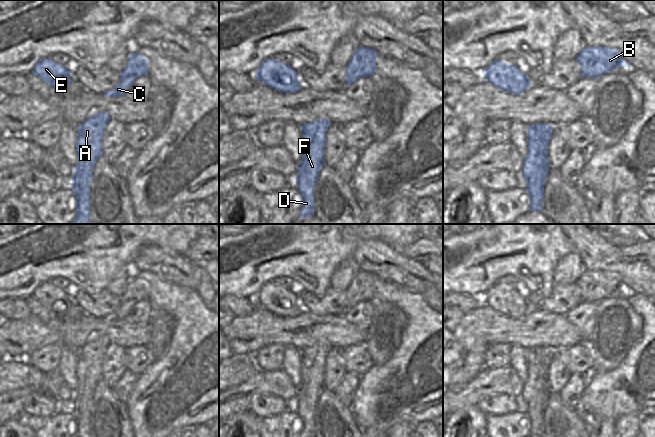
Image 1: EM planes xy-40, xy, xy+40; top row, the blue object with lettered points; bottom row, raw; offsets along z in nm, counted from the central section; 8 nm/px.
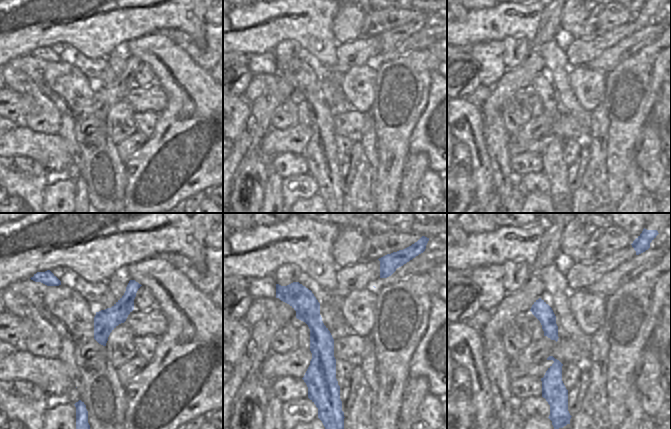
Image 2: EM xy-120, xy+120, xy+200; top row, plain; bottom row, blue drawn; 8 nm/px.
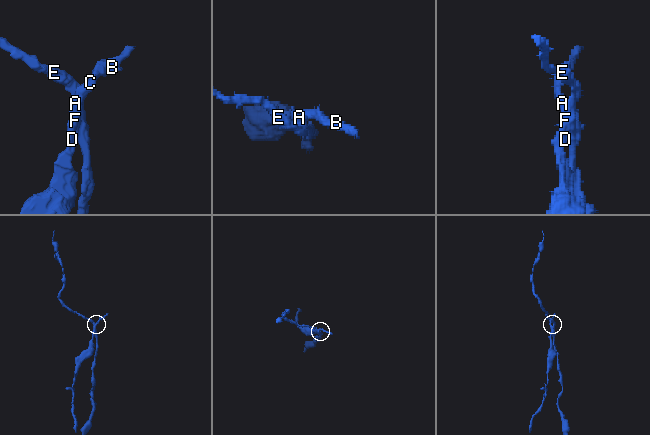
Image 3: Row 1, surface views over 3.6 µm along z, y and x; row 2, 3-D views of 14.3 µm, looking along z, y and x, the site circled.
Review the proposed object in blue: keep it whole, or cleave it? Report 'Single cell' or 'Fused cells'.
Fused cells

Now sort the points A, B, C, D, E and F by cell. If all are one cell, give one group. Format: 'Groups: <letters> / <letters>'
Groups: A B C D F / E

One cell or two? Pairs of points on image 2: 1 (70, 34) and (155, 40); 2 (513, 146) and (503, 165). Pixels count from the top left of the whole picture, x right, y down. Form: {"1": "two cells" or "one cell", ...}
{"1": "two cells", "2": "two cells"}

